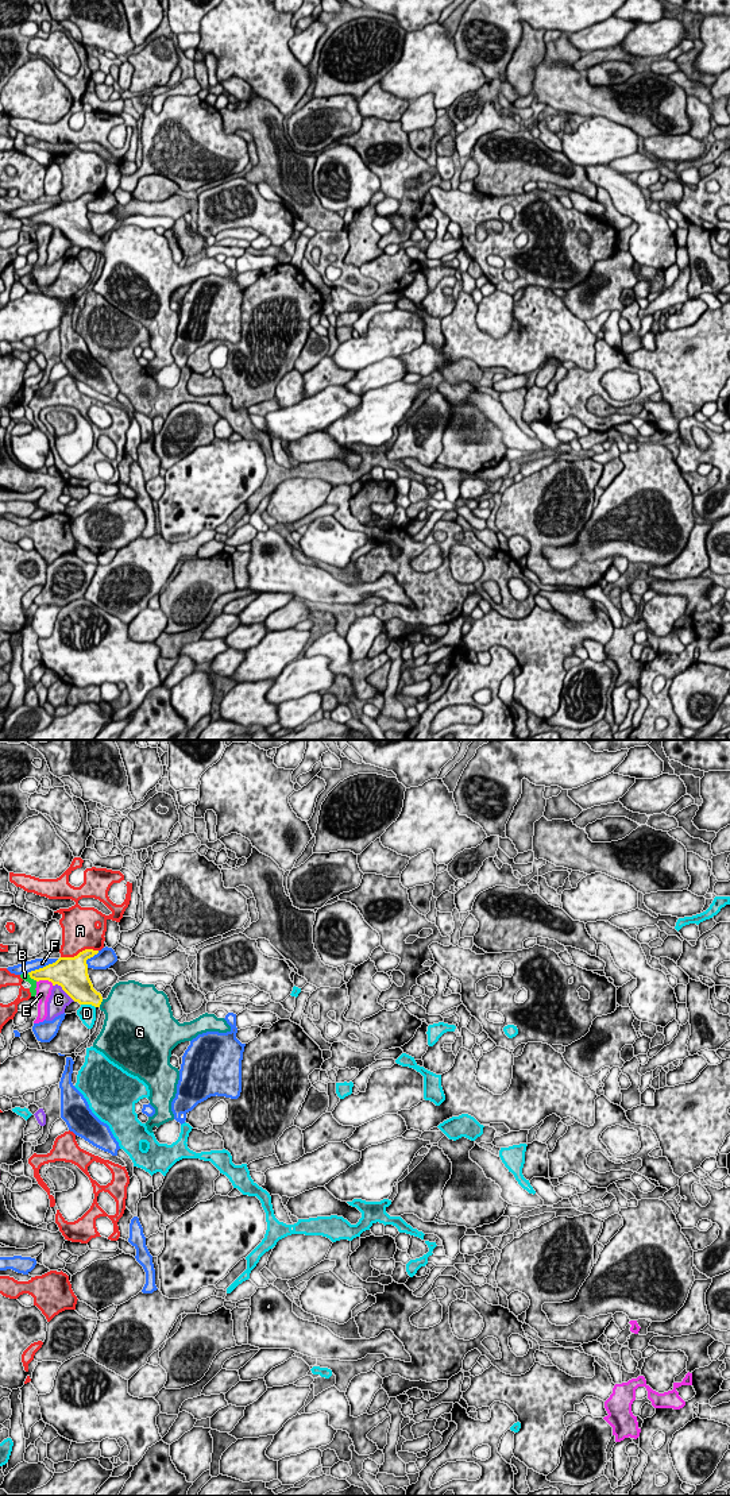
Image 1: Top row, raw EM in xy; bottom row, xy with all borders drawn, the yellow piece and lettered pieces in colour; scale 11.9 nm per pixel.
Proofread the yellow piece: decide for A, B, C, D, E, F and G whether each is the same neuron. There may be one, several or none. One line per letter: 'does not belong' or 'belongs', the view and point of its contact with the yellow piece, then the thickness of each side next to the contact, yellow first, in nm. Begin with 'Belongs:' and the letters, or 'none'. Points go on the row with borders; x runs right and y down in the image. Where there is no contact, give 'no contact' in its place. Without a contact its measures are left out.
Belongs: G
A: does not belong; meets yellow in xy at (80, 952); 360 nm thick on the yellow side, 440 nm on the other
B: does not belong; meets yellow in xy at (33, 978); 220 nm thick on the yellow side, 90 nm on the other
C: does not belong; meets yellow in xy at (64, 990); 380 nm thick on the yellow side, 240 nm on the other
D: does not belong; meets yellow in xy at (88, 1003); 320 nm thick on the yellow side, 220 nm on the other
E: does not belong; meets yellow in xy at (45, 979); 320 nm thick on the yellow side, 190 nm on the other
F: does not belong; meets yellow in xy at (43, 967); 320 nm thick on the yellow side, 130 nm on the other
G: belongs; meets yellow in xy at (100, 1003); 260 nm thick on the yellow side, 400 nm on the other

